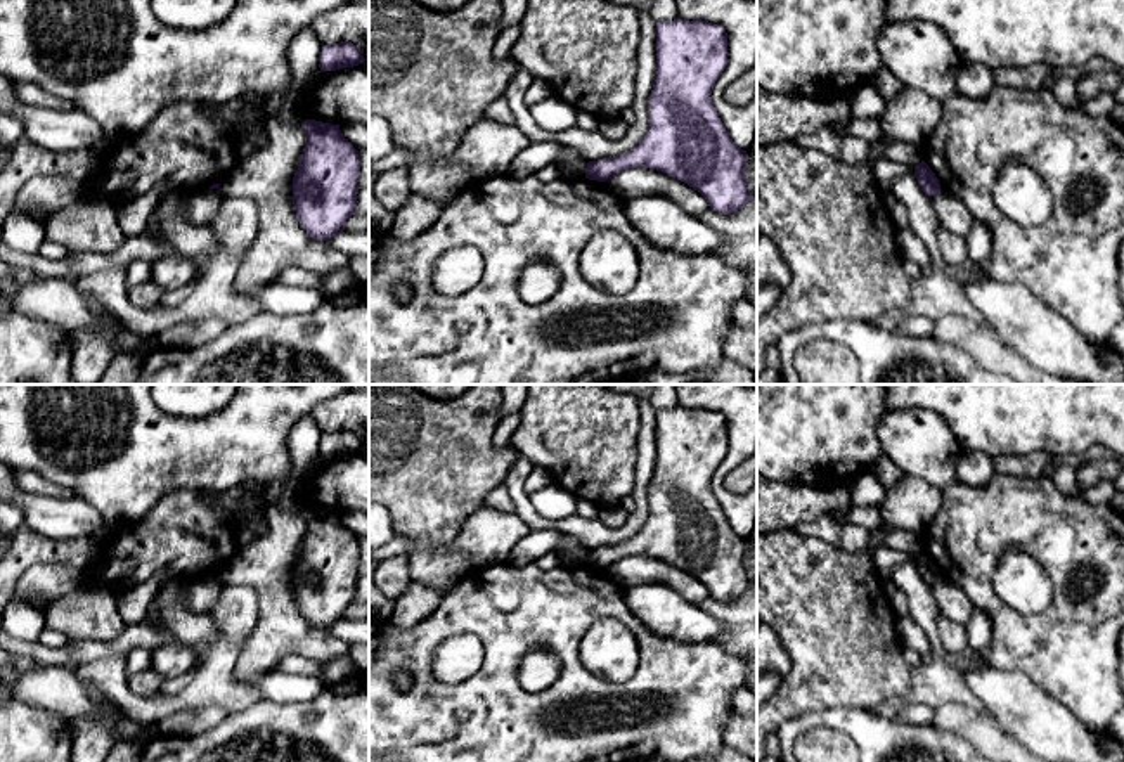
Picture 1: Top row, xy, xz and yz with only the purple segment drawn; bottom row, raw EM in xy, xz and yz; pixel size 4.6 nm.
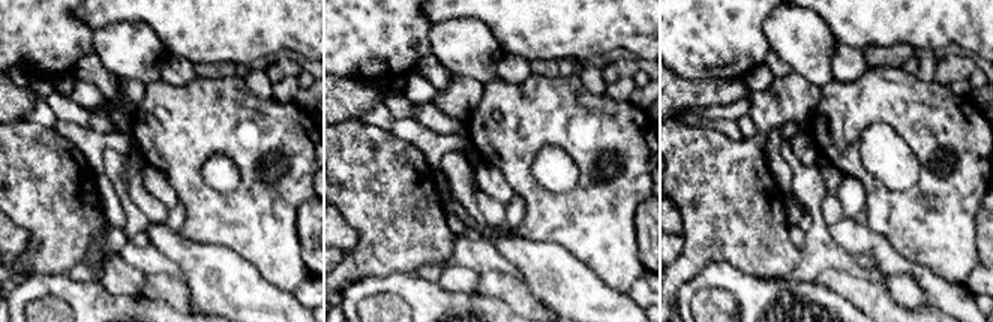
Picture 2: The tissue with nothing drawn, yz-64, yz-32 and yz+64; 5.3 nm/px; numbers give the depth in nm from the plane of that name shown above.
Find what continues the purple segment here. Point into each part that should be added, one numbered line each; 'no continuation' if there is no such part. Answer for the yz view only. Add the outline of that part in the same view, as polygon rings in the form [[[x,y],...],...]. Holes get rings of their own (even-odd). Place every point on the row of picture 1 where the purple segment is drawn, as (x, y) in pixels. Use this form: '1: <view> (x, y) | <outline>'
no continuation

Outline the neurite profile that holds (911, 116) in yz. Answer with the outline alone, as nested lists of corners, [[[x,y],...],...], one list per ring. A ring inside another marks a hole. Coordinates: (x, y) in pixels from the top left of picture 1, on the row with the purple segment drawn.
[[[913,88],[887,102],[883,114],[876,119],[885,137],[923,145],[942,116],[942,102]]]

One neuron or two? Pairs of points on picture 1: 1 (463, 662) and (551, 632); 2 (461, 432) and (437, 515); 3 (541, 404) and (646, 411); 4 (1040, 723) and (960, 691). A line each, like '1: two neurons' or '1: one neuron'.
1: two neurons
2: one neuron
3: two neurons
4: two neurons

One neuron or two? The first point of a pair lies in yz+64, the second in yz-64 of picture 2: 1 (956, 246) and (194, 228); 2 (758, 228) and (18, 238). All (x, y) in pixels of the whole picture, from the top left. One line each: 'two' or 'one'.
1: one
2: two

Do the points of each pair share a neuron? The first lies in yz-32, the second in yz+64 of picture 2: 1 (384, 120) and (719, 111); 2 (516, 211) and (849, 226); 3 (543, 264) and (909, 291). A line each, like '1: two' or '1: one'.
1: two
2: two
3: one

